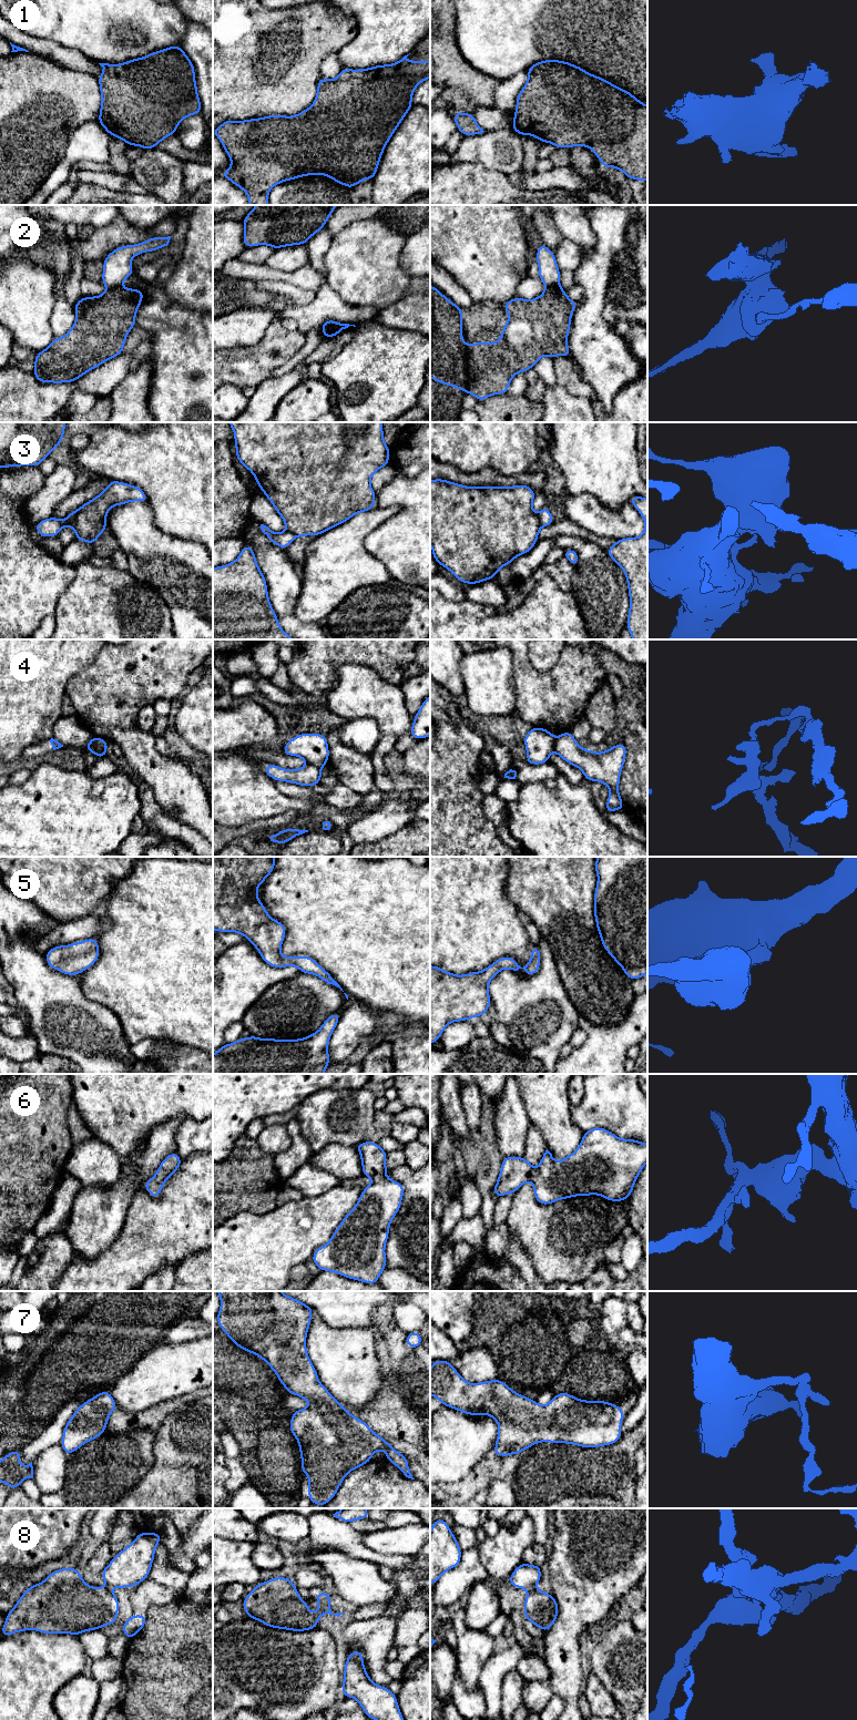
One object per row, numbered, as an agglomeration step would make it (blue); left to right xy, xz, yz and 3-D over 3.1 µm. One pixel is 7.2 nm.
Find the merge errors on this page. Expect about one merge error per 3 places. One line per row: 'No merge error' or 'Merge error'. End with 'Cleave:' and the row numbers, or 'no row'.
1: No merge error
2: Merge error
3: Merge error
4: Merge error
5: No merge error
6: No merge error
7: No merge error
8: Merge error
Cleave: 2, 3, 4, 8

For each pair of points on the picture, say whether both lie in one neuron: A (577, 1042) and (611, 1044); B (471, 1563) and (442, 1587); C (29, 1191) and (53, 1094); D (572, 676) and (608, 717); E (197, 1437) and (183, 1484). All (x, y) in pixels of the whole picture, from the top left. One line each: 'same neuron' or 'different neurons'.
A: different neurons
B: same neuron
C: same neuron
D: different neurons
E: same neuron

